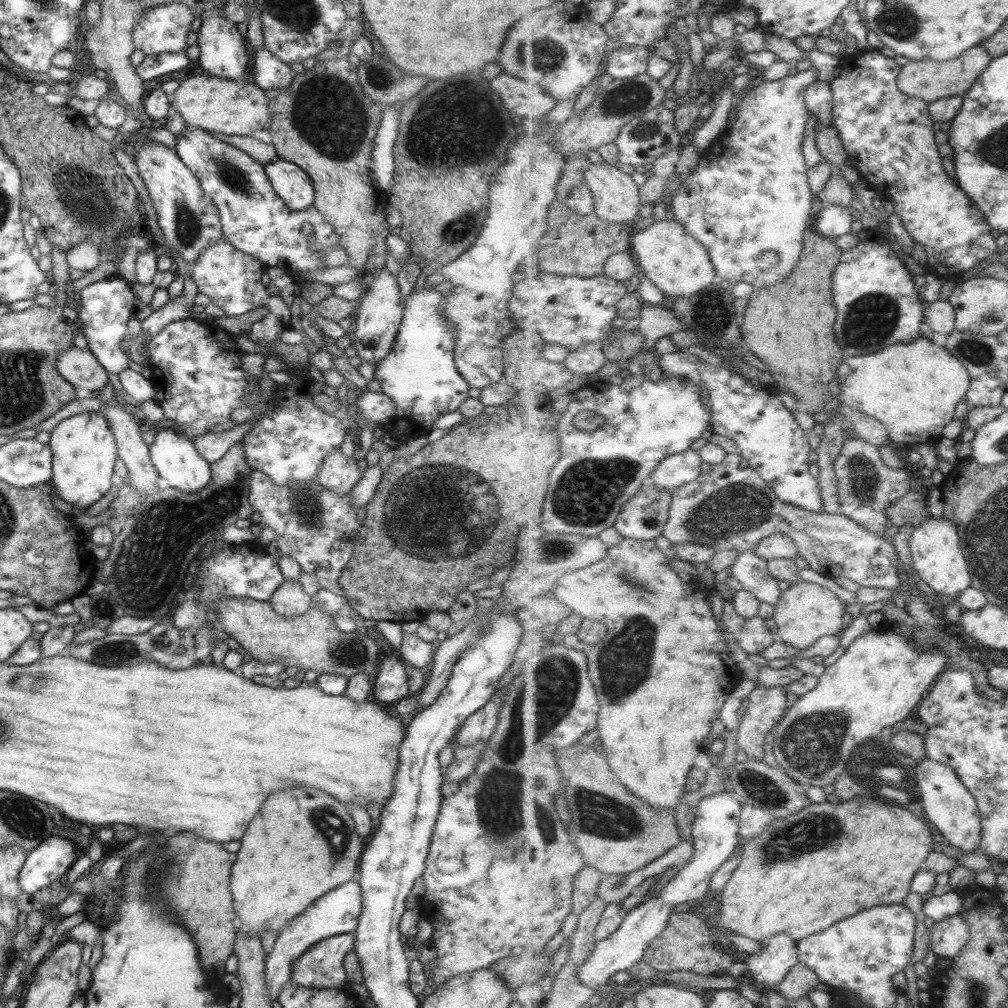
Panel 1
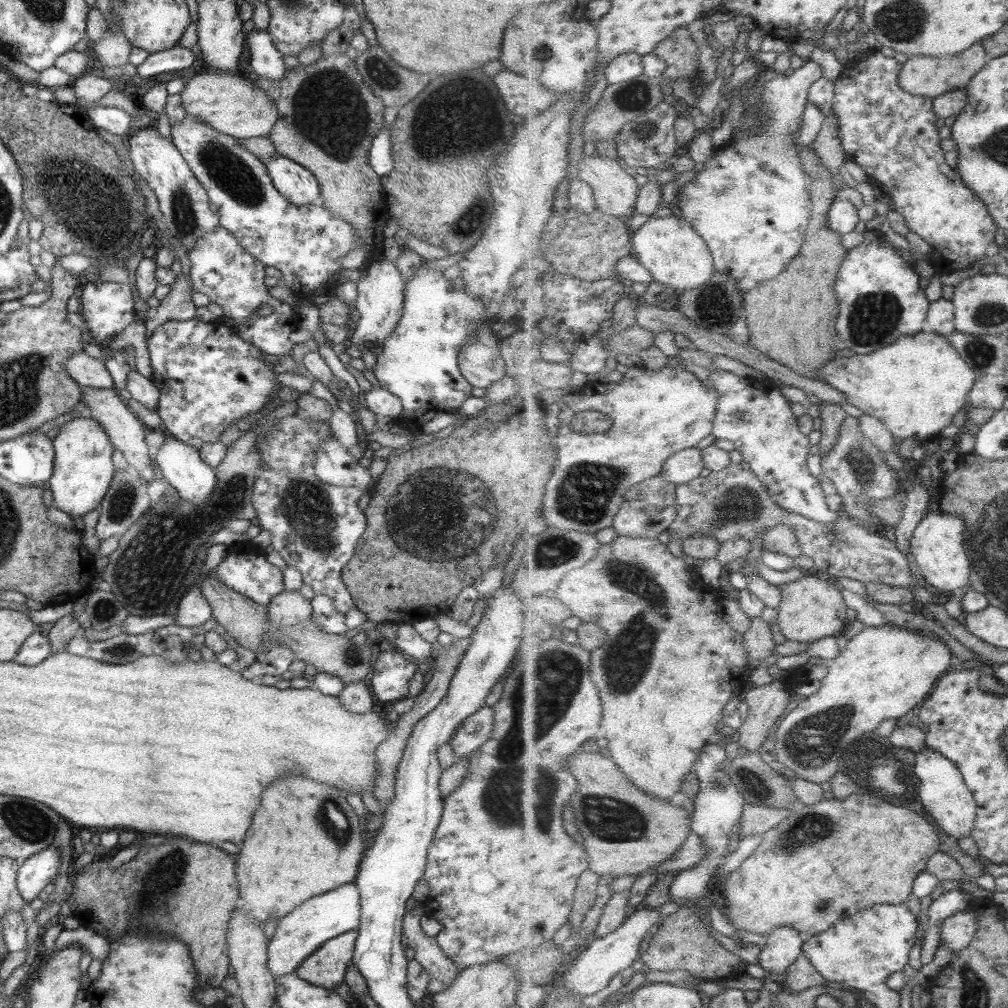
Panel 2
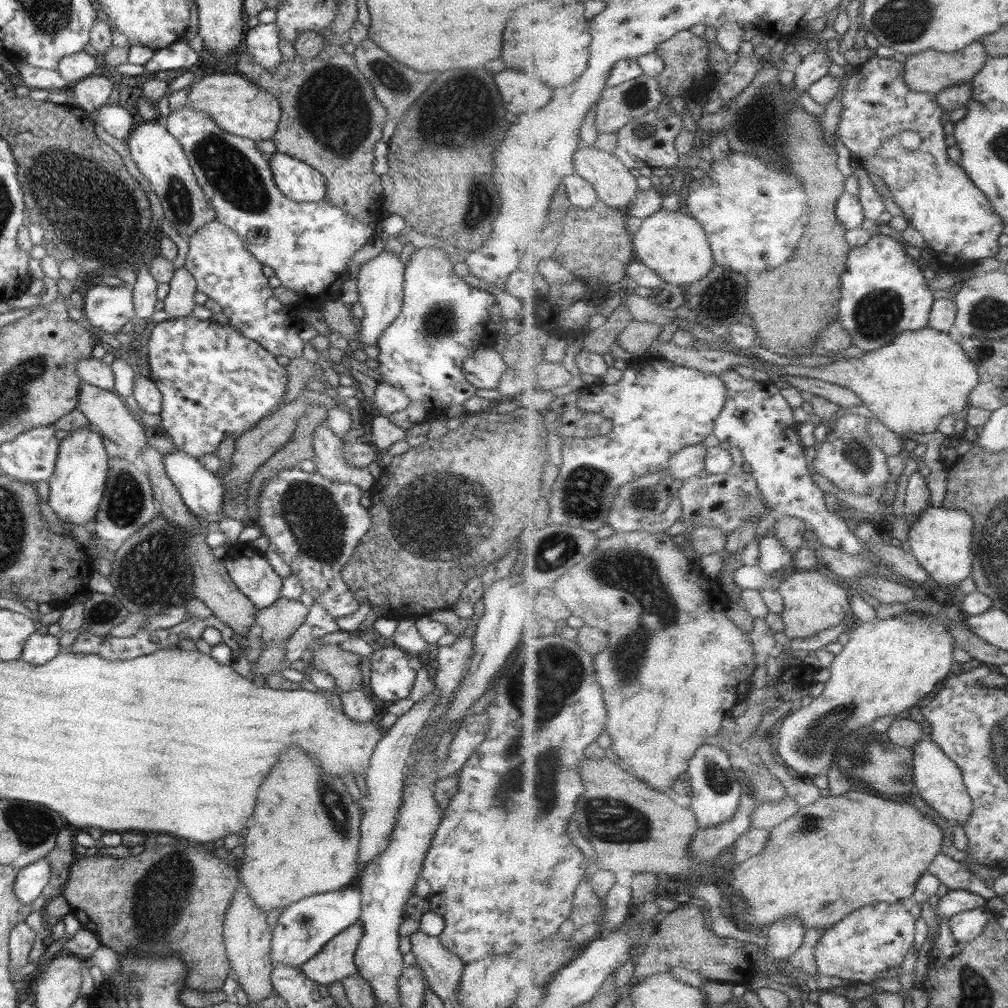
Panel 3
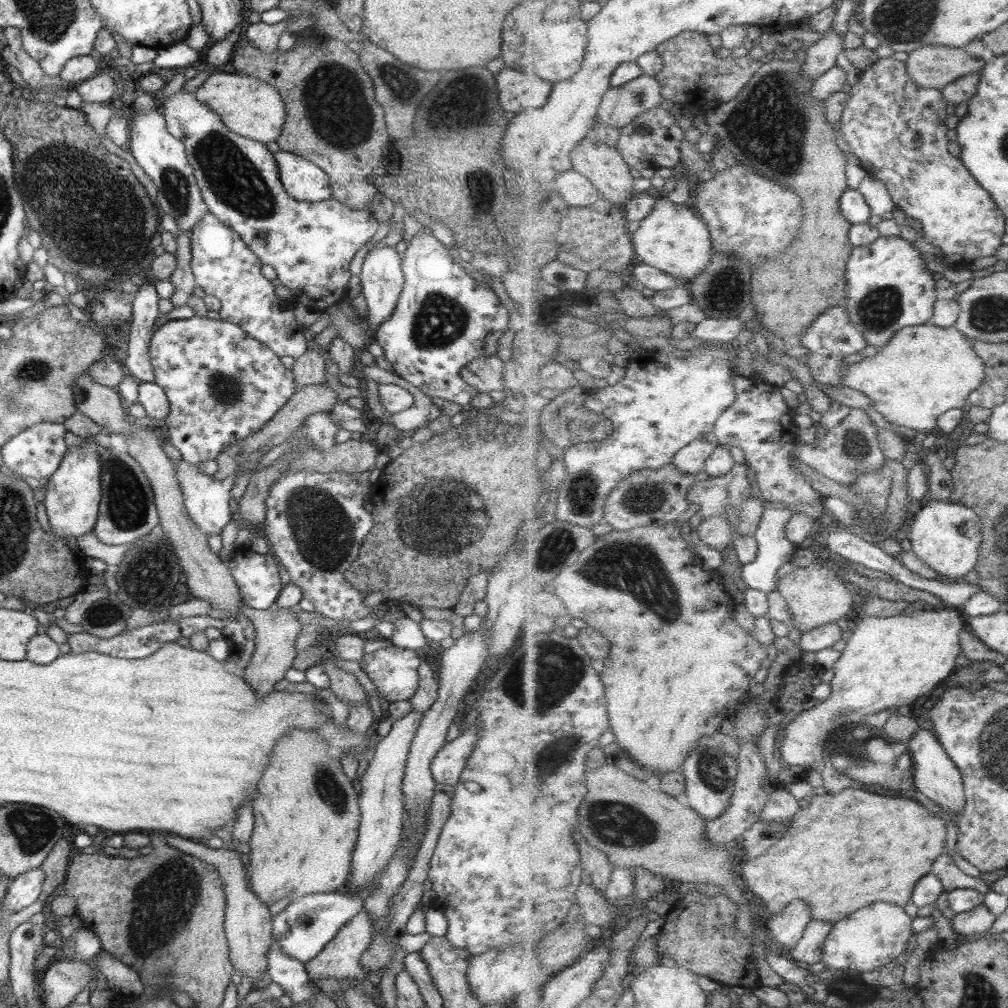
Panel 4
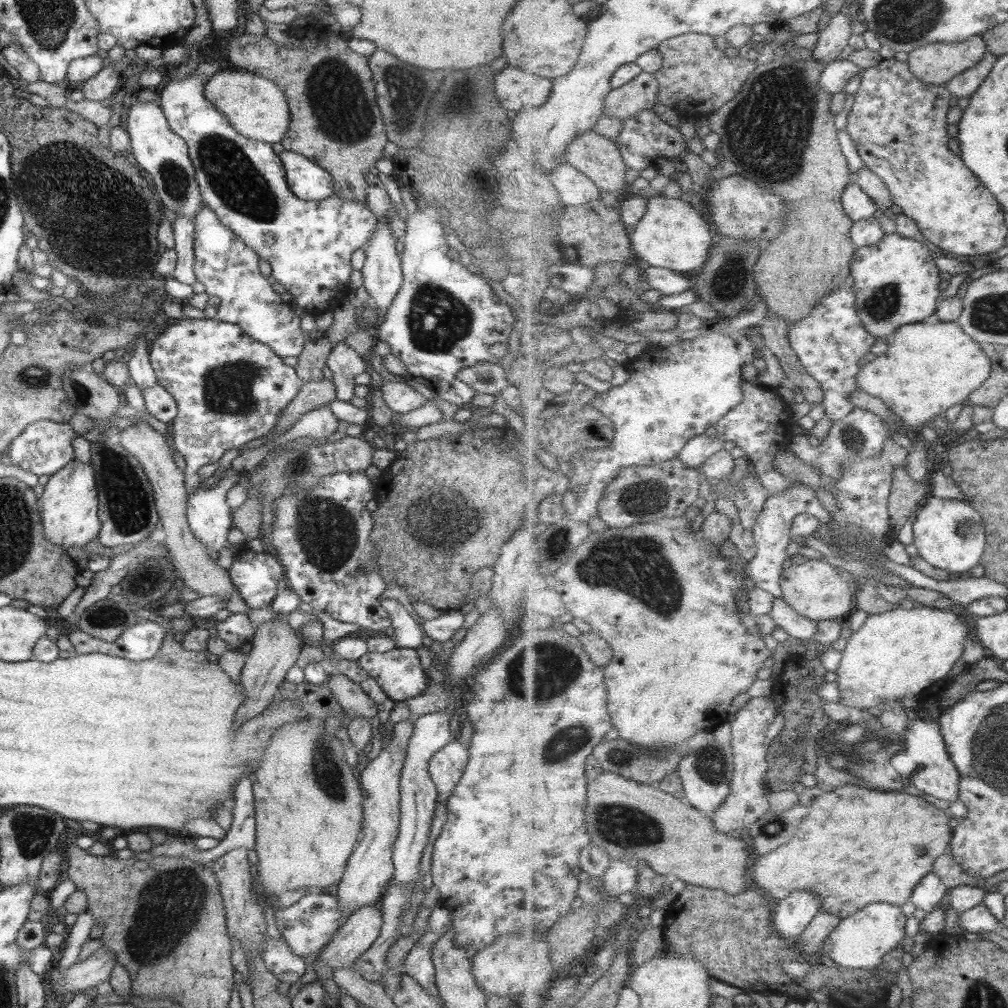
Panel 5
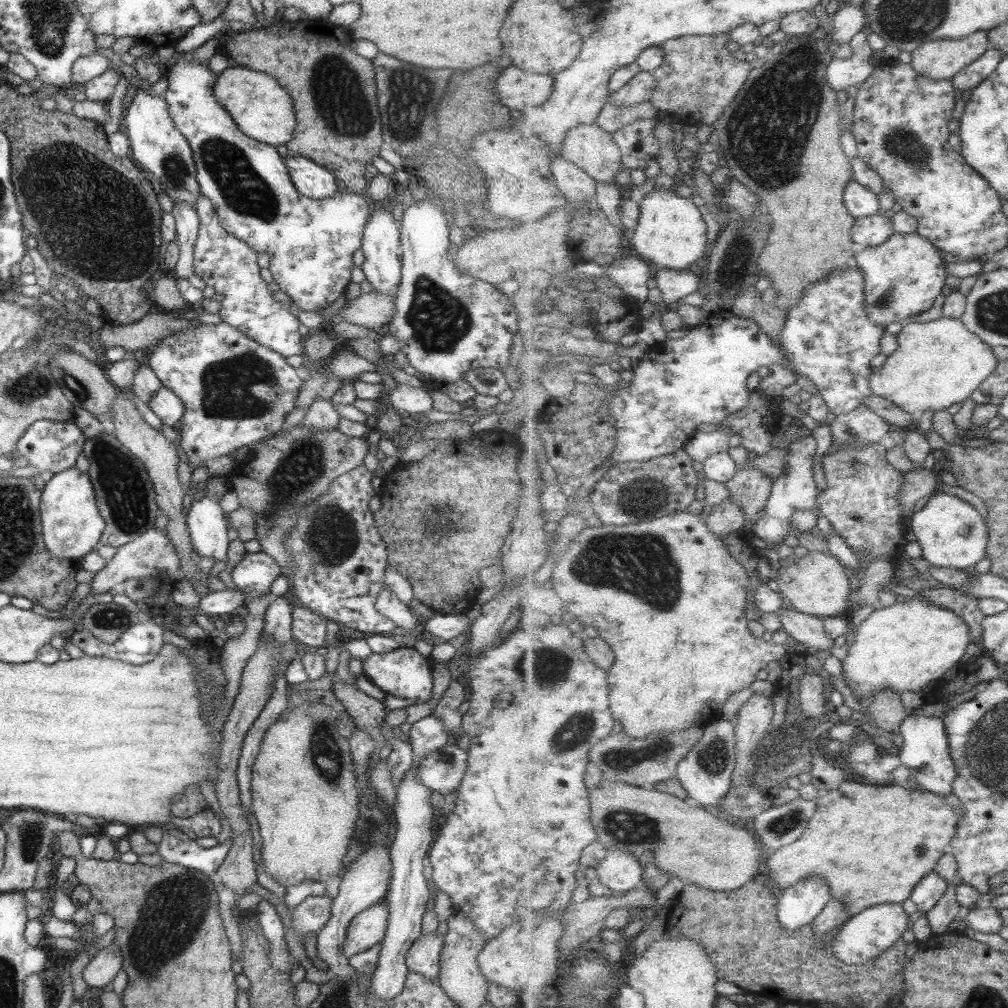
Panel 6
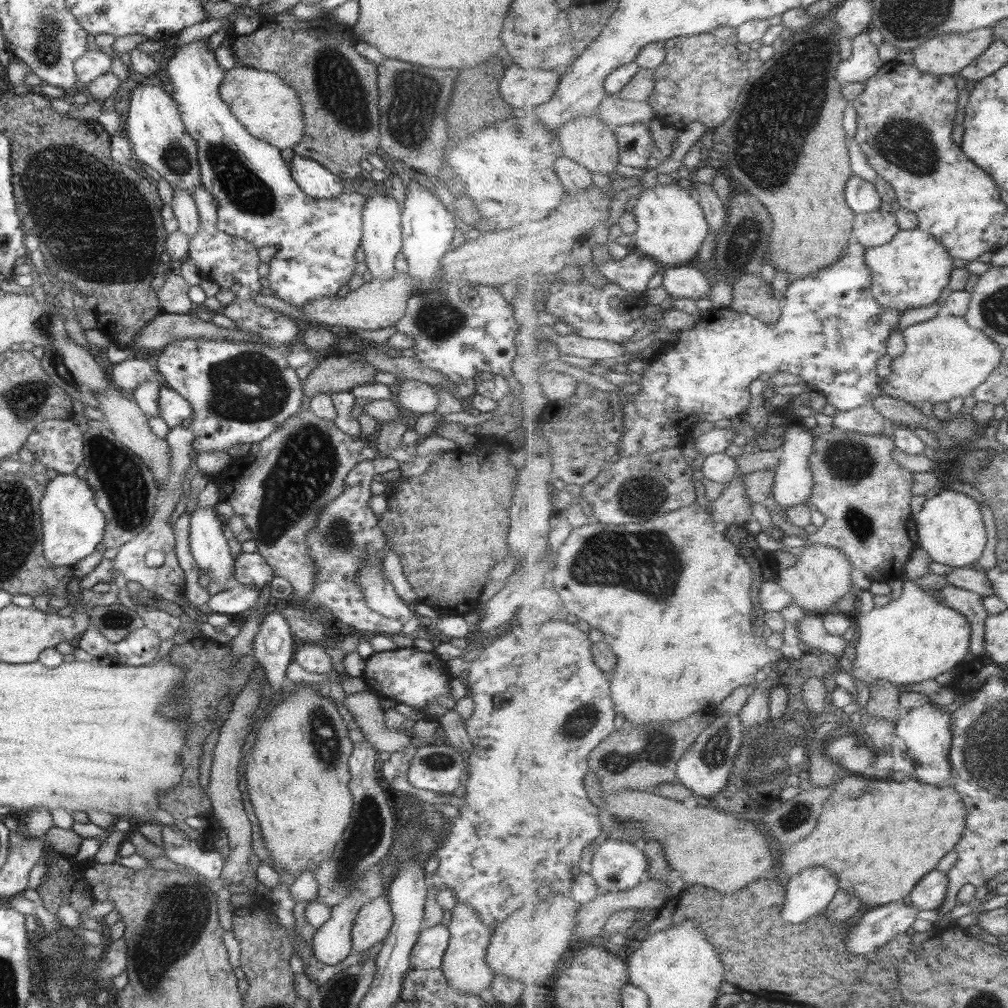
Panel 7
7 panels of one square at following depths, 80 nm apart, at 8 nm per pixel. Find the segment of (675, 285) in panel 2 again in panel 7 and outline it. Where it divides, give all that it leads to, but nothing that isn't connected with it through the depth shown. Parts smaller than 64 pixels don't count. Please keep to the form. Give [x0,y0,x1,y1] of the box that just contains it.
[633,178,710,267]

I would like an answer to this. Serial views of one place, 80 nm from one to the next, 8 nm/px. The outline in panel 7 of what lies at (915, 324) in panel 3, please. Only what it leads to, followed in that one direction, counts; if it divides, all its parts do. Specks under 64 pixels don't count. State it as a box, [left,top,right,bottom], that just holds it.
[865,228,956,312]

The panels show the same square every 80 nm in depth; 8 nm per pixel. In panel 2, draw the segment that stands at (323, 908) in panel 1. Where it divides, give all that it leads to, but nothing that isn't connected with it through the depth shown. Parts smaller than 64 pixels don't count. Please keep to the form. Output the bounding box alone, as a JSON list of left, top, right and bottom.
[266,883,359,980]

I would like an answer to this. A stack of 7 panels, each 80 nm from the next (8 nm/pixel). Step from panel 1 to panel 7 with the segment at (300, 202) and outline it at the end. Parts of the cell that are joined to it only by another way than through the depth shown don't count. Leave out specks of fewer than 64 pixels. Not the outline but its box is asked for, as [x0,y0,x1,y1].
[289,155,349,199]

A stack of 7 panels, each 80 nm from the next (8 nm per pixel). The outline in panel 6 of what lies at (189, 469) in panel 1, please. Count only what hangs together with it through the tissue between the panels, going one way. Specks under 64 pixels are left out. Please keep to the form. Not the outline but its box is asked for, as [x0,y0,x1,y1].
[186,497,229,562]

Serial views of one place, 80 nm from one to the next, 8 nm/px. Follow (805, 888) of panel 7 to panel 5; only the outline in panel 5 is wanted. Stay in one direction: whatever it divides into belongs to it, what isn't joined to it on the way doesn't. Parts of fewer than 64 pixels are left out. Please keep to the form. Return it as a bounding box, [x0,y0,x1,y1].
[775,890,822,941]

